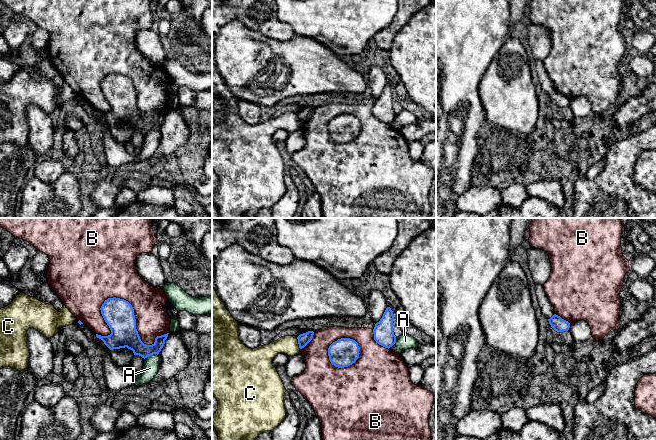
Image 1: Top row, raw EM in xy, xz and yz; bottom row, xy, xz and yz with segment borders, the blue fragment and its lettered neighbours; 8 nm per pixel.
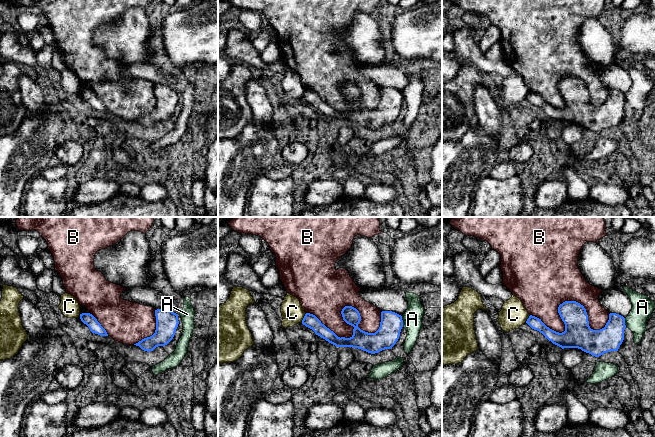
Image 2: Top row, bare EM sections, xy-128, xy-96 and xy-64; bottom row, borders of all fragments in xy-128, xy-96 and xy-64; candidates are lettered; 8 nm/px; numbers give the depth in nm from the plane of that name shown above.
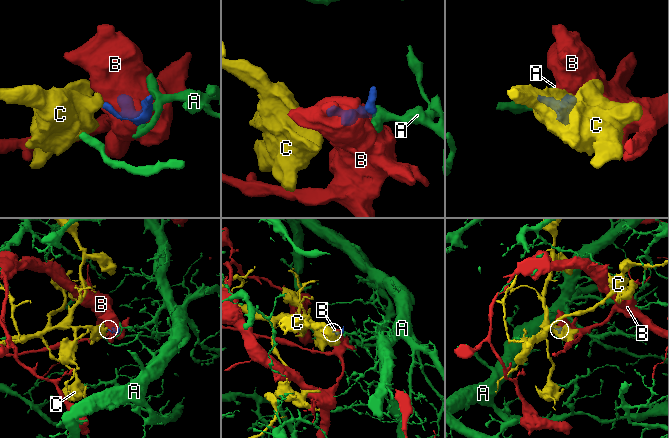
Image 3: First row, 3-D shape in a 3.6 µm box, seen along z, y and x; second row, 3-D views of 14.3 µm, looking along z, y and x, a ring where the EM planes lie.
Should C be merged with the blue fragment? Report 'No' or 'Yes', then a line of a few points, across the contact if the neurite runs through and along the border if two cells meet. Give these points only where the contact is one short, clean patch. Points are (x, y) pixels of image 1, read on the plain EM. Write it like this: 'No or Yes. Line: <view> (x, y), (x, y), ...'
No. Line: xz (296, 113), (300, 124)

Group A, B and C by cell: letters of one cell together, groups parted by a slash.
A / B / C

